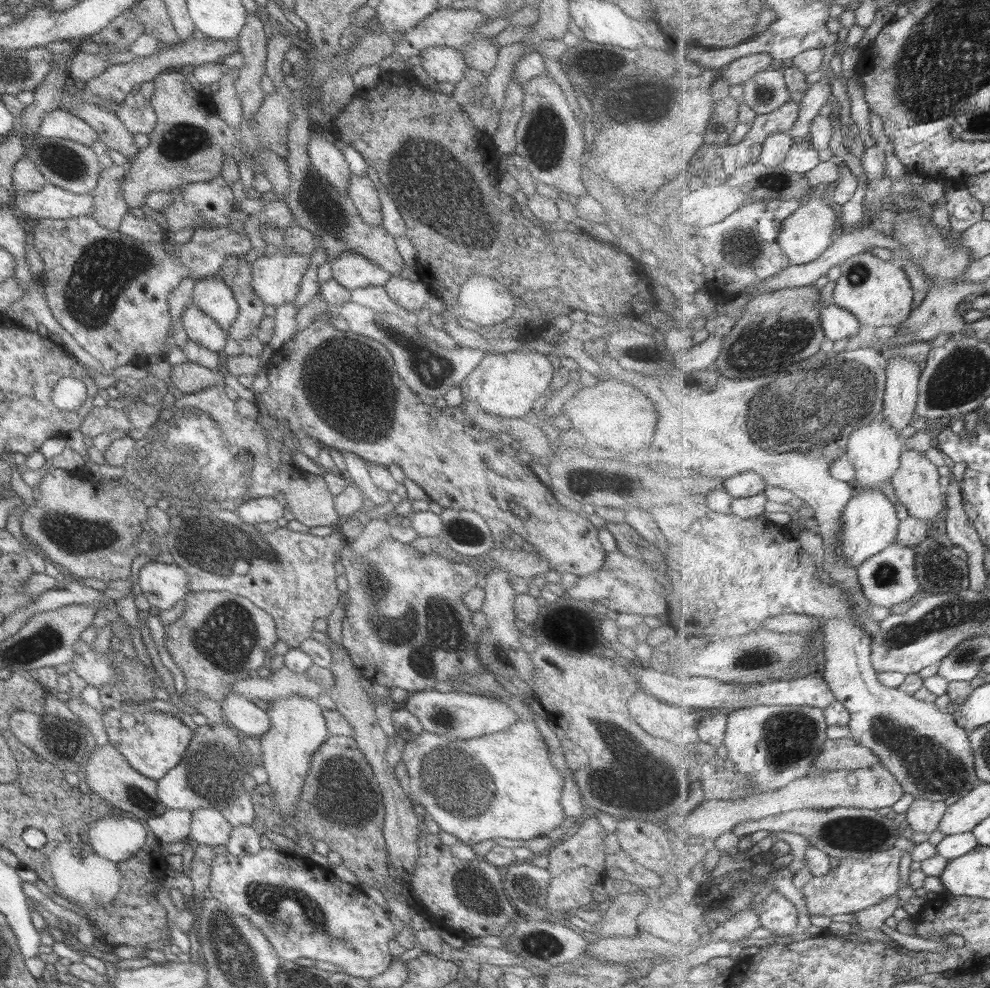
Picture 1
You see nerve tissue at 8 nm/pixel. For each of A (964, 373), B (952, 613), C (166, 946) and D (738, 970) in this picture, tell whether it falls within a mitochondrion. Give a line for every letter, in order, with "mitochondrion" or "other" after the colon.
A: mitochondrion
B: mitochondrion
C: other
D: other

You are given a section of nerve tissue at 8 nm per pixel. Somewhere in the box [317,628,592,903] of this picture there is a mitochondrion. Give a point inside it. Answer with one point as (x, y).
(462, 788)

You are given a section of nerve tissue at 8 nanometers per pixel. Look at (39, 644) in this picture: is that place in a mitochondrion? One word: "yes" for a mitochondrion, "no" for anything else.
yes

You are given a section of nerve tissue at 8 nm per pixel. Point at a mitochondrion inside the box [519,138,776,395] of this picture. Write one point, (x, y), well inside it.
(740, 257)

